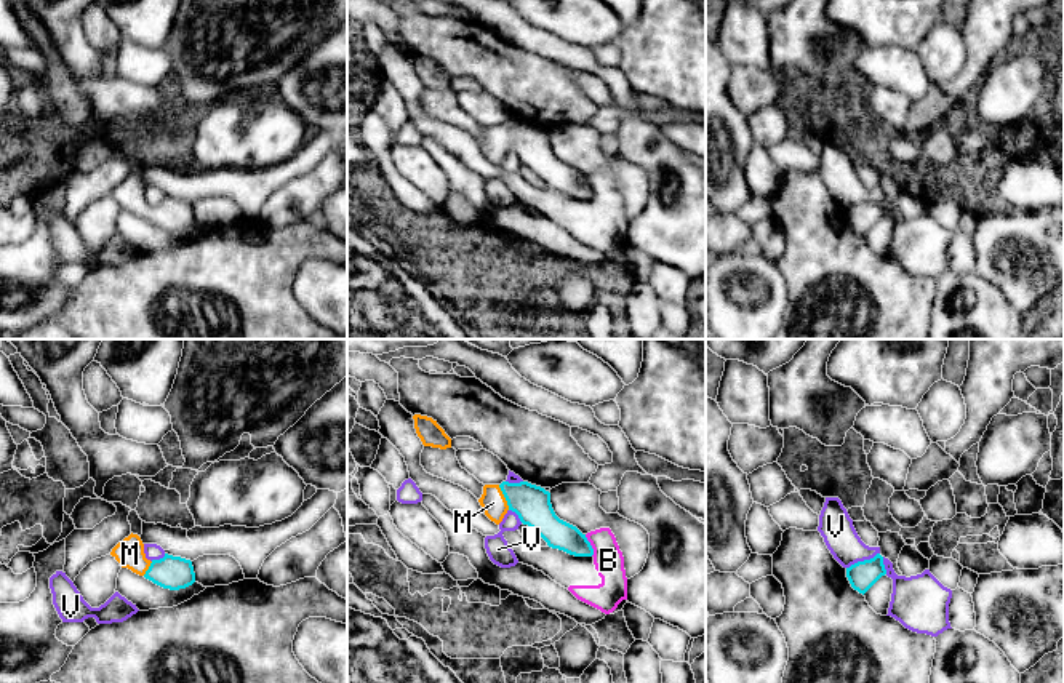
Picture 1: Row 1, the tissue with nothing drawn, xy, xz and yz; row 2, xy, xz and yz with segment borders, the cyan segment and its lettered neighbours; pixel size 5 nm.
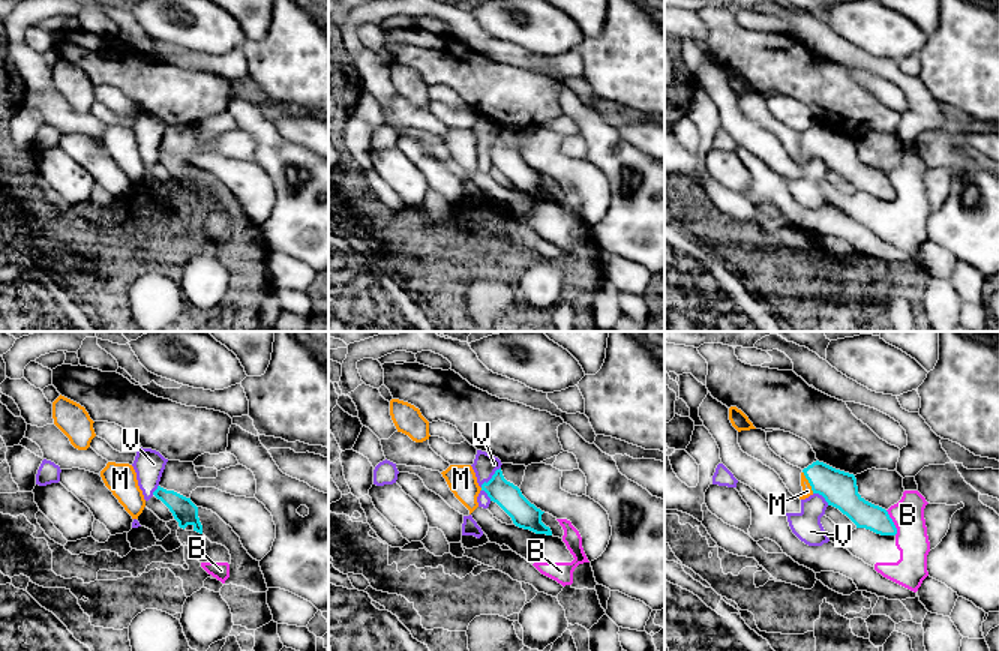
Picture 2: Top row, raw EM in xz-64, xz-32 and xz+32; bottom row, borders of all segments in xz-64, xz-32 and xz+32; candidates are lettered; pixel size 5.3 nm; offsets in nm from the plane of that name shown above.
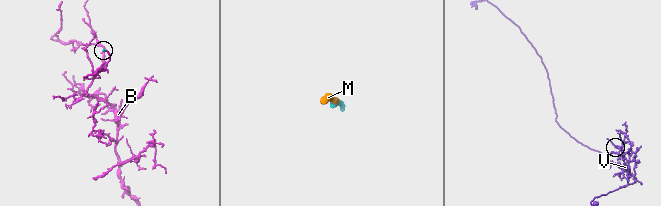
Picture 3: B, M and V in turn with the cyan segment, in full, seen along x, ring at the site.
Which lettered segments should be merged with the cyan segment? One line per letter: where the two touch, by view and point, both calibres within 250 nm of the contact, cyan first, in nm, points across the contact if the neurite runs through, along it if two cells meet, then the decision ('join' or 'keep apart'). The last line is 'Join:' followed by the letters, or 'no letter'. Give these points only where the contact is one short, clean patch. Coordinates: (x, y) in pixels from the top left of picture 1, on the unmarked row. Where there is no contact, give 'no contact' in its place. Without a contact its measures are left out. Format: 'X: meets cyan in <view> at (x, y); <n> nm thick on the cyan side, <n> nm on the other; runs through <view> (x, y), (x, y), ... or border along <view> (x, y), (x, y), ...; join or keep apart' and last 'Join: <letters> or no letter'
B: meets cyan in xz at (591, 187); 140 nm thick on the cyan side, 150 nm on the other; border along xz (584, 176), (592, 197); keep apart
M: meets cyan in xz at (504, 138); 180 nm thick on the cyan side, 130 nm on the other; runs through xz (532, 144), (517, 138), (504, 138), (493, 144); join
V: meets cyan in yz at (864, 202); 140 nm thick on the cyan side, 170 nm on the other; border along yz (879, 194), (847, 210); keep apart
Join: M

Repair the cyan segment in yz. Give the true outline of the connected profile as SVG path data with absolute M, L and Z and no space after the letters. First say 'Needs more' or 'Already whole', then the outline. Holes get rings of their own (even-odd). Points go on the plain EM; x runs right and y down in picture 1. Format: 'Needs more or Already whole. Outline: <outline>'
Already whole. Outline: M880 195L870 202L858 203L846 210L846 219L851 229L862 237L885 216L886 211Z

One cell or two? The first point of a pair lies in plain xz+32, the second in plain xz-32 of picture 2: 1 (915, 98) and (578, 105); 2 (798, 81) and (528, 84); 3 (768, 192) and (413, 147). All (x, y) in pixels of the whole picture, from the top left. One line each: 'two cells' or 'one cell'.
1: two cells
2: one cell
3: one cell

